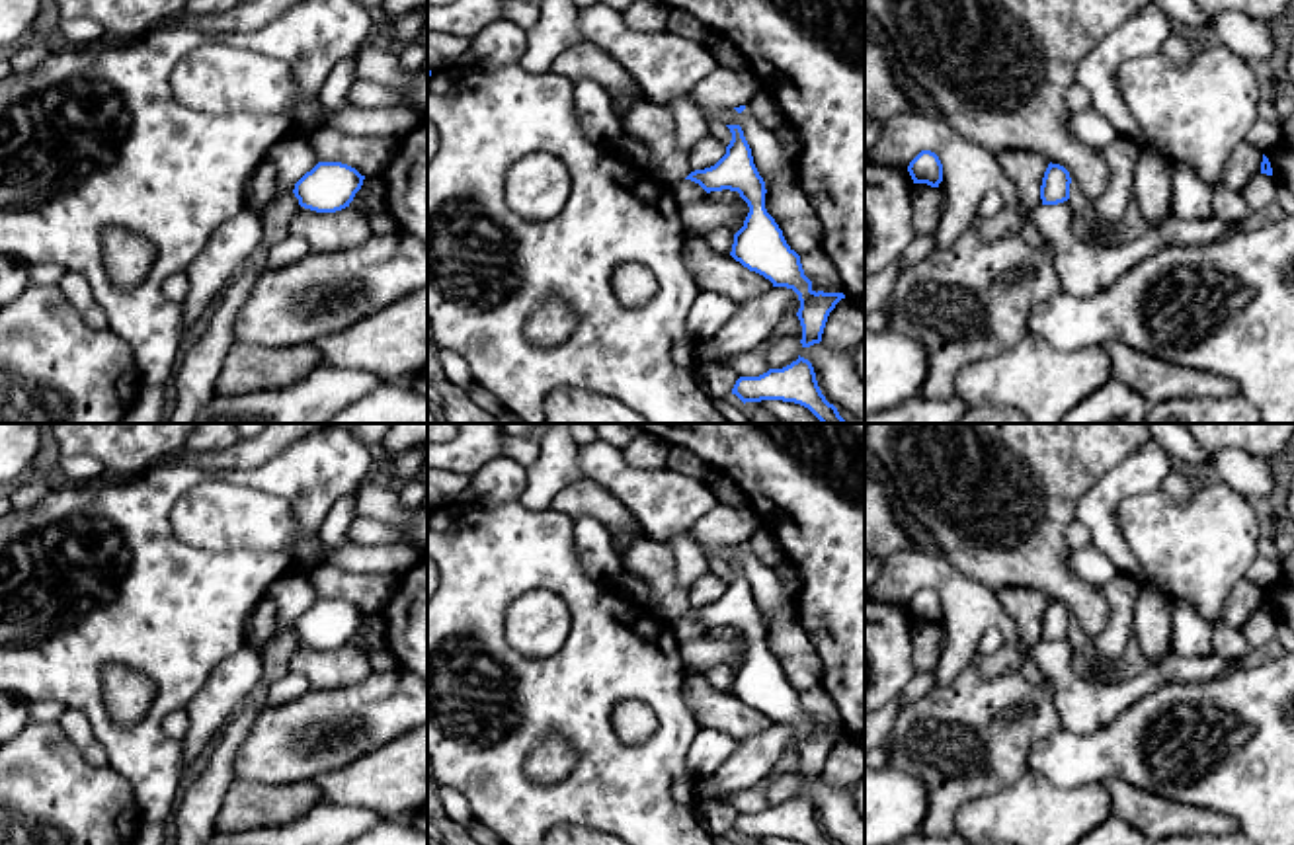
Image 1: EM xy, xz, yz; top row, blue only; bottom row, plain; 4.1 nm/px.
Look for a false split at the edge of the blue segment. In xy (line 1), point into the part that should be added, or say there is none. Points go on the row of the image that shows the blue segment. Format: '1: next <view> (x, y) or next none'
1: next none

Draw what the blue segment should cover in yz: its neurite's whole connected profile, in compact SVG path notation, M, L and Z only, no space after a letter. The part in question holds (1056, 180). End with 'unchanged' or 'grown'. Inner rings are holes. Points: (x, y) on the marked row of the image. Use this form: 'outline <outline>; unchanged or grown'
outline M1048 164L1042 185L1040 185L1040 199L1042 205L1058 205L1070 199L1070 172L1060 164Z; unchanged

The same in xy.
outline M318 162L295 183L299 205L316 213L336 213L353 201L365 176L342 162Z; unchanged

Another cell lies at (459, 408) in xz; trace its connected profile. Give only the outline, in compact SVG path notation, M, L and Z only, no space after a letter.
M427 318L427 384L443 398L447 423L496 423L498 416L476 406L466 388L453 384L439 363L439 347L433 342L433 328Z

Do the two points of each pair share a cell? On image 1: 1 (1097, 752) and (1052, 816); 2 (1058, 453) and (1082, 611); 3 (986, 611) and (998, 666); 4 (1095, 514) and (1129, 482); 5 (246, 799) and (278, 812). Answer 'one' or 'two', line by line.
1: two
2: one
3: two
4: one
5: one

